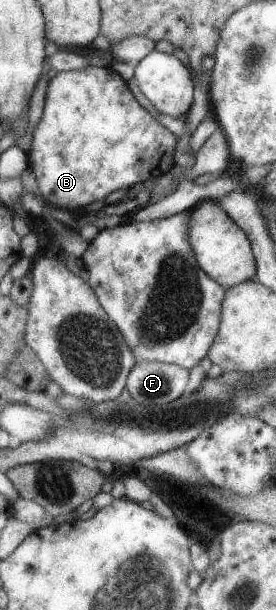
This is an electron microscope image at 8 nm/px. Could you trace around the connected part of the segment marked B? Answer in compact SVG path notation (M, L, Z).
M88 66L58 72L49 79L43 112L36 124L30 150L29 167L36 178L40 197L58 209L70 211L103 199L109 193L143 183L170 171L172 155L179 140L141 107L128 90L127 82L110 66Z

